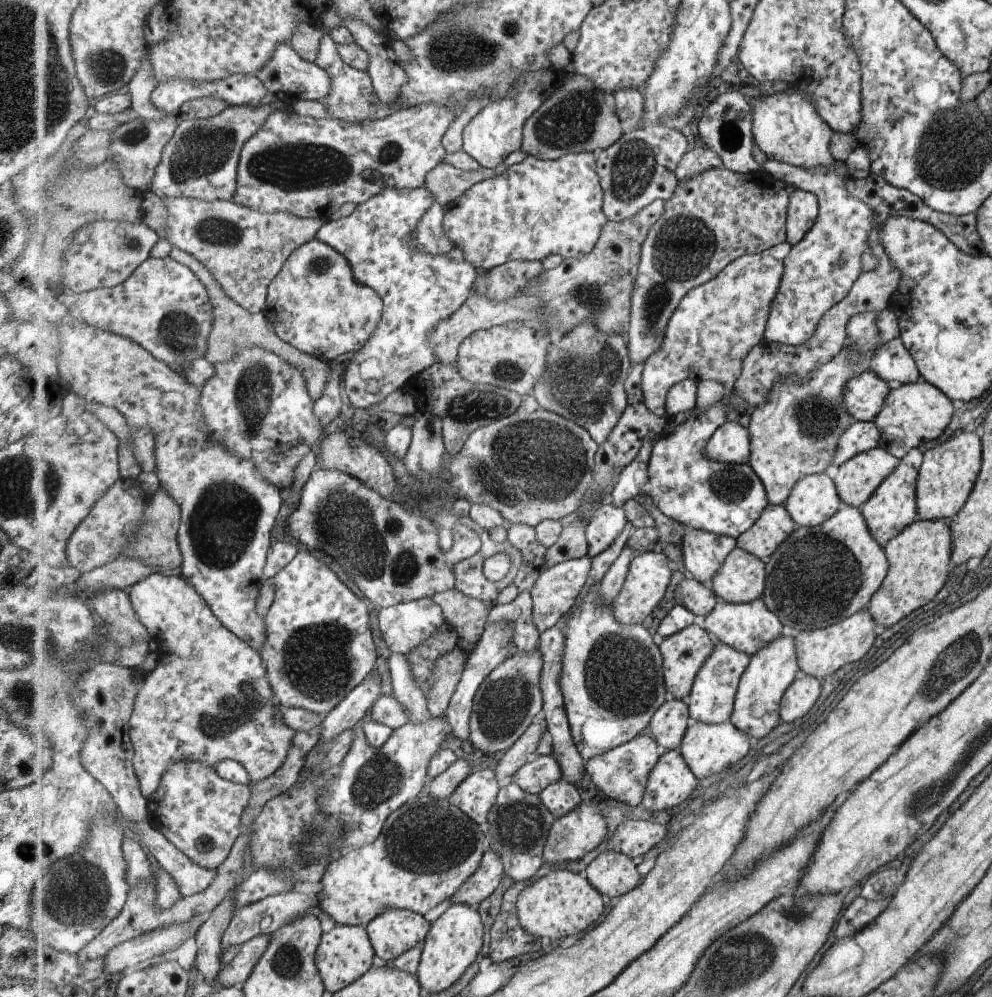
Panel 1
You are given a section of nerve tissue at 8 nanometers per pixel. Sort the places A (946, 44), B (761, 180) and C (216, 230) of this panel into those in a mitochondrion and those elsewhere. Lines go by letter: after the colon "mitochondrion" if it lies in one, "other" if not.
A: other
B: other
C: mitochondrion

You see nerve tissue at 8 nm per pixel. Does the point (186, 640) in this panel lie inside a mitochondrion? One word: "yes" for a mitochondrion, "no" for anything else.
no

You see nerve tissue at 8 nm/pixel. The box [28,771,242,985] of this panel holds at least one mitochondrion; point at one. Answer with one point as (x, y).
(101, 897)

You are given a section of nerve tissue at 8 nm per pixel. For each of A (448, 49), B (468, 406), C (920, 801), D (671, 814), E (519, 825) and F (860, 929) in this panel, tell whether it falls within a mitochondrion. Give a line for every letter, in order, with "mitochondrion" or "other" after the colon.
A: mitochondrion
B: mitochondrion
C: mitochondrion
D: other
E: mitochondrion
F: other

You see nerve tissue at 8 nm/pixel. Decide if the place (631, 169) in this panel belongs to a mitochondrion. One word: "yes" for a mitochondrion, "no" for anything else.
yes

